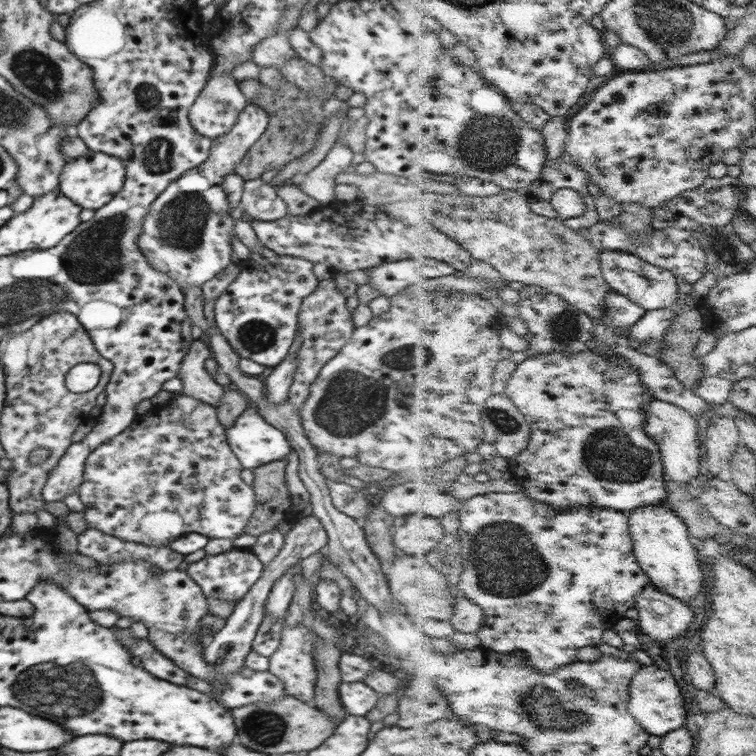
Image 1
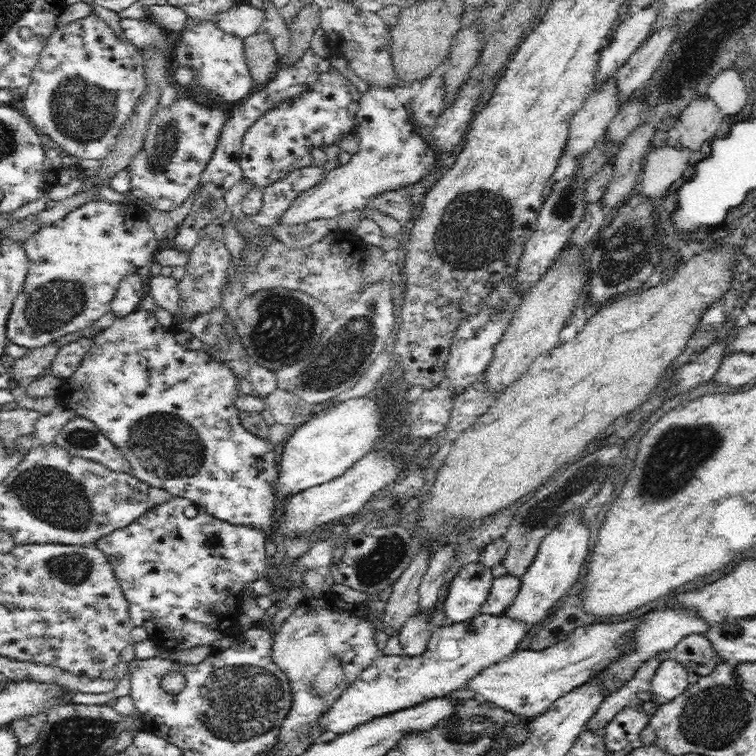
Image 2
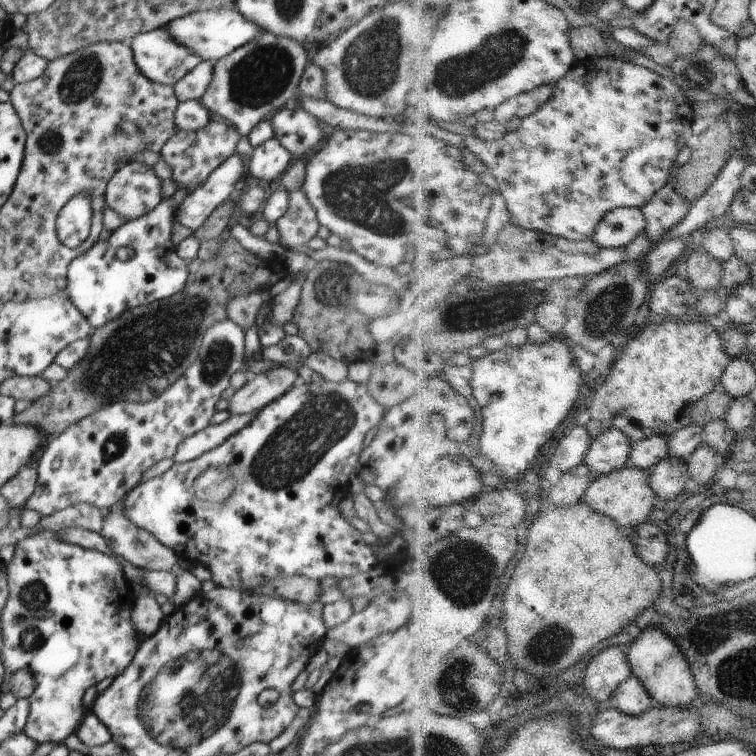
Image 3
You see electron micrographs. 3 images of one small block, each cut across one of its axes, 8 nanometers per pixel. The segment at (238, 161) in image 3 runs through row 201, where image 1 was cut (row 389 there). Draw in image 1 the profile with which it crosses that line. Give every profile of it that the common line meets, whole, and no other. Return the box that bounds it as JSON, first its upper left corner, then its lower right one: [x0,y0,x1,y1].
[178,340,227,407]

